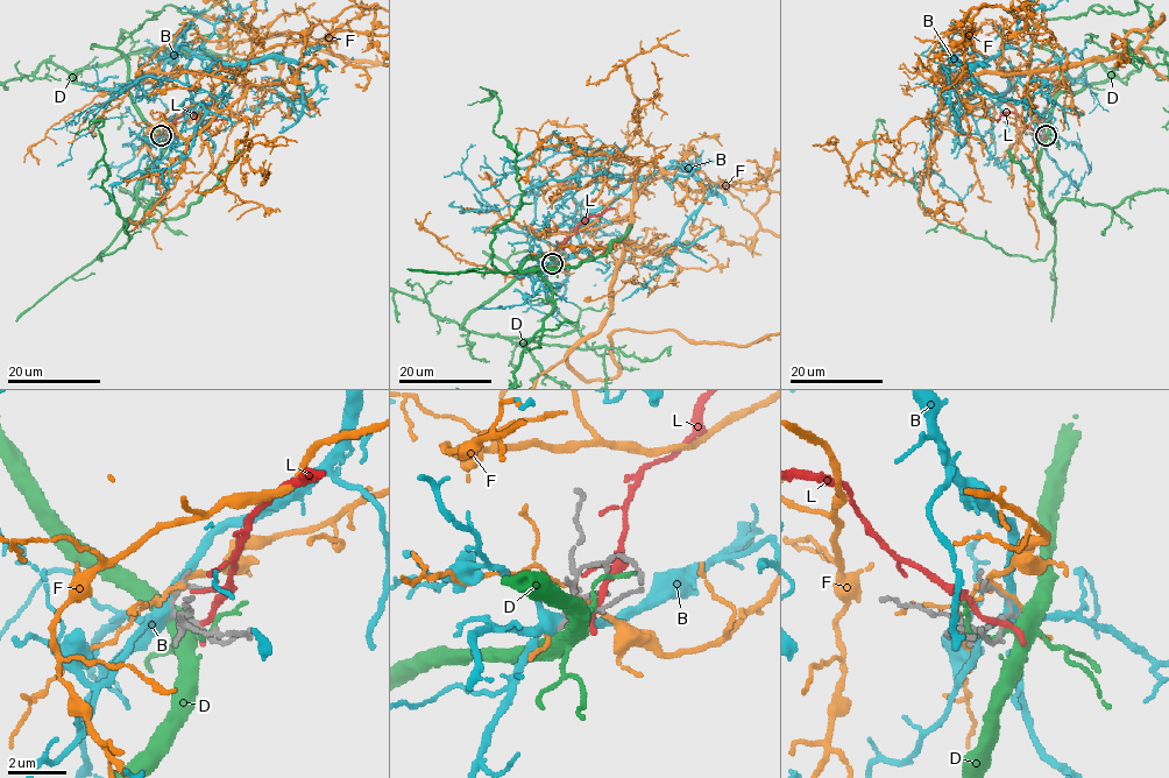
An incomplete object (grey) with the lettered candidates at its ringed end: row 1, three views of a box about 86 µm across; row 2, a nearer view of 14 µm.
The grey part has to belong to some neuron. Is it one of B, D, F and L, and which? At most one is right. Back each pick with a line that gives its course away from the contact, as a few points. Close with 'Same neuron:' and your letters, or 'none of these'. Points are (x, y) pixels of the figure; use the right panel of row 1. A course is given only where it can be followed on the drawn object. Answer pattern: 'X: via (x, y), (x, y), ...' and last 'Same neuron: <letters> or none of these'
Same neuron: none of these

